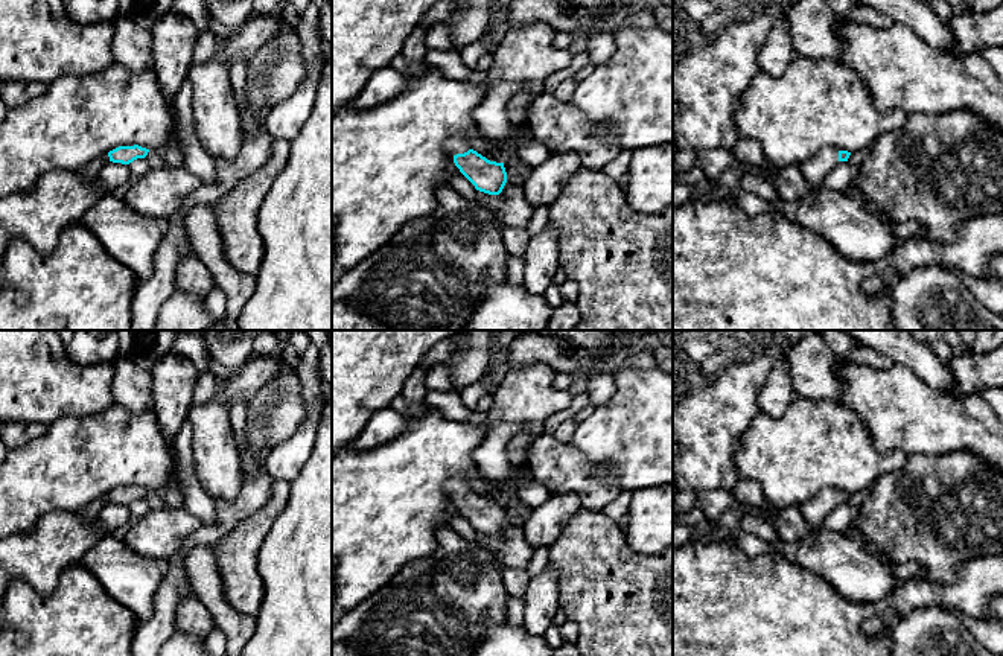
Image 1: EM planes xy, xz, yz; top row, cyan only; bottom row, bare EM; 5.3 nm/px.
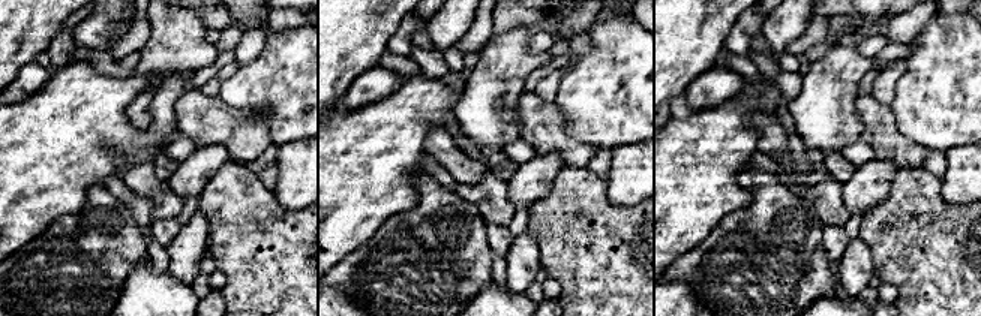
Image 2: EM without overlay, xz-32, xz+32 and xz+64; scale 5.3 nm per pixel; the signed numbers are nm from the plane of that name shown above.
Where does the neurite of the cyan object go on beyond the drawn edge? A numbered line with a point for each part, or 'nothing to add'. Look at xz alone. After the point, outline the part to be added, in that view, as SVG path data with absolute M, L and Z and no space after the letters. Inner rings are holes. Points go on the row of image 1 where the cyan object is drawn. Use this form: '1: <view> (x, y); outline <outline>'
1: xz (455, 145); outline M451 137L446 143L446 152L449 155L464 154L469 149L470 149L470 146L460 137Z

